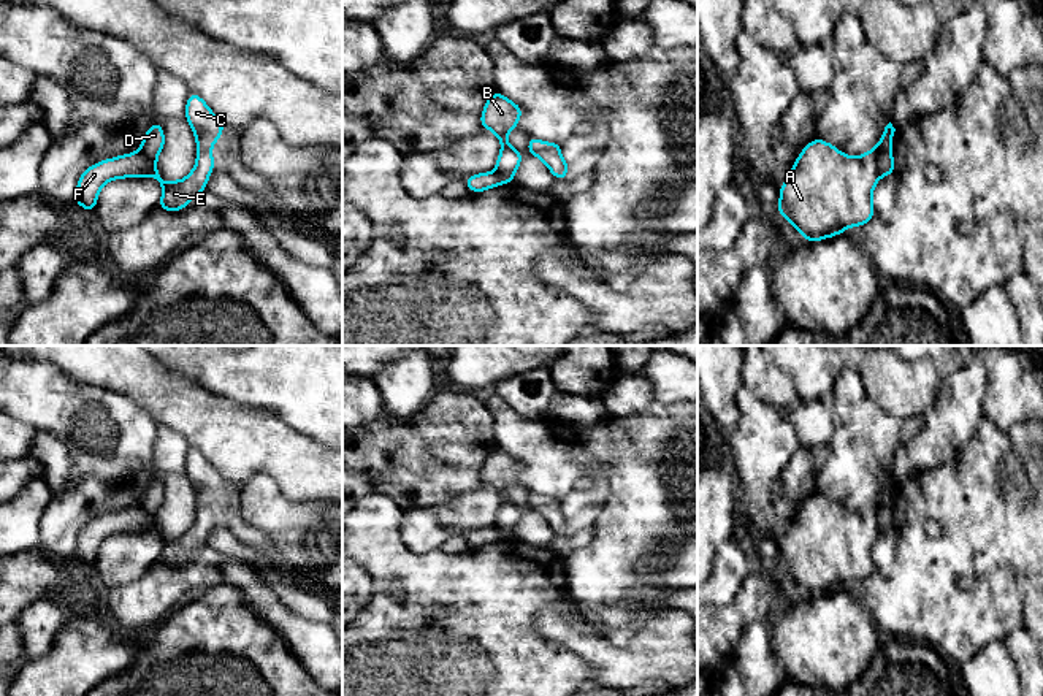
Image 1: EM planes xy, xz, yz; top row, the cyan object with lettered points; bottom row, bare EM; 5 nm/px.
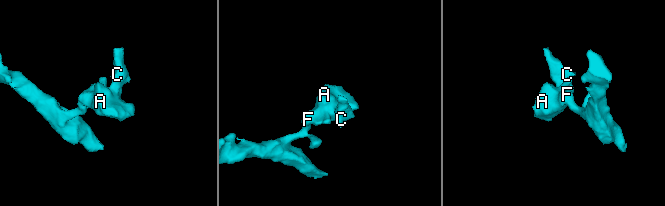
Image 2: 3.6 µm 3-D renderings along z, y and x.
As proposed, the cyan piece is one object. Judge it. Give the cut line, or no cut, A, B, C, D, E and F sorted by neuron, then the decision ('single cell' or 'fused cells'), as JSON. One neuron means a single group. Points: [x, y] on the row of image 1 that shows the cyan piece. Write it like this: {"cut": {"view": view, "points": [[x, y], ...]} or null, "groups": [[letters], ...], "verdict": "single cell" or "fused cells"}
{"cut": {"view": "xy", "points": [[141, 149], [149, 160], [149, 168], [145, 173], [127, 176]]}, "groups": [["A", "B", "C", "D", "E"], ["F"]], "verdict": "fused cells"}

